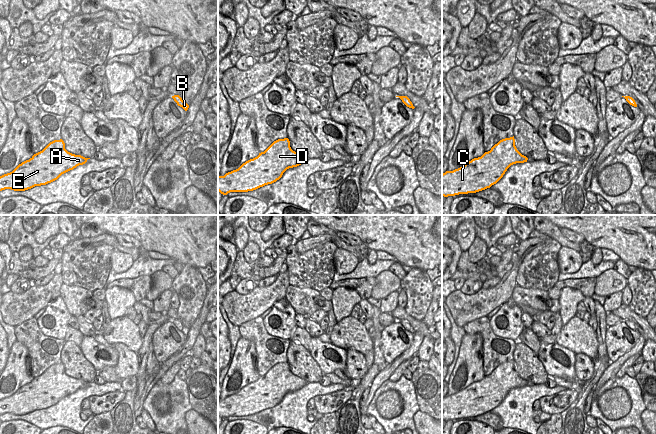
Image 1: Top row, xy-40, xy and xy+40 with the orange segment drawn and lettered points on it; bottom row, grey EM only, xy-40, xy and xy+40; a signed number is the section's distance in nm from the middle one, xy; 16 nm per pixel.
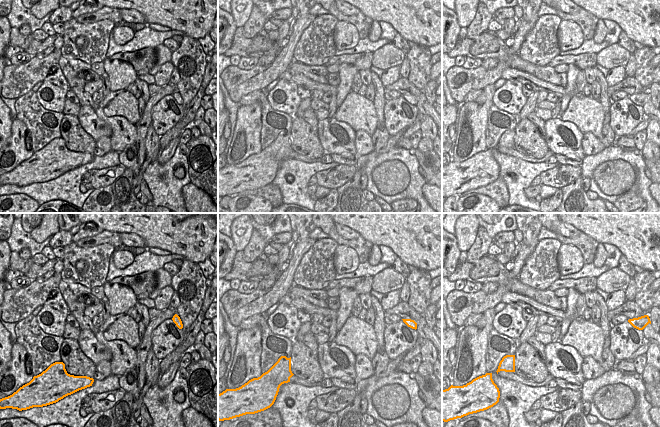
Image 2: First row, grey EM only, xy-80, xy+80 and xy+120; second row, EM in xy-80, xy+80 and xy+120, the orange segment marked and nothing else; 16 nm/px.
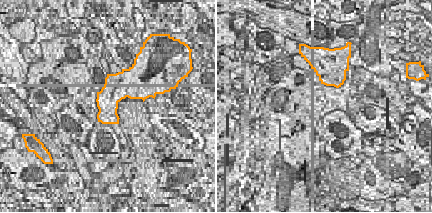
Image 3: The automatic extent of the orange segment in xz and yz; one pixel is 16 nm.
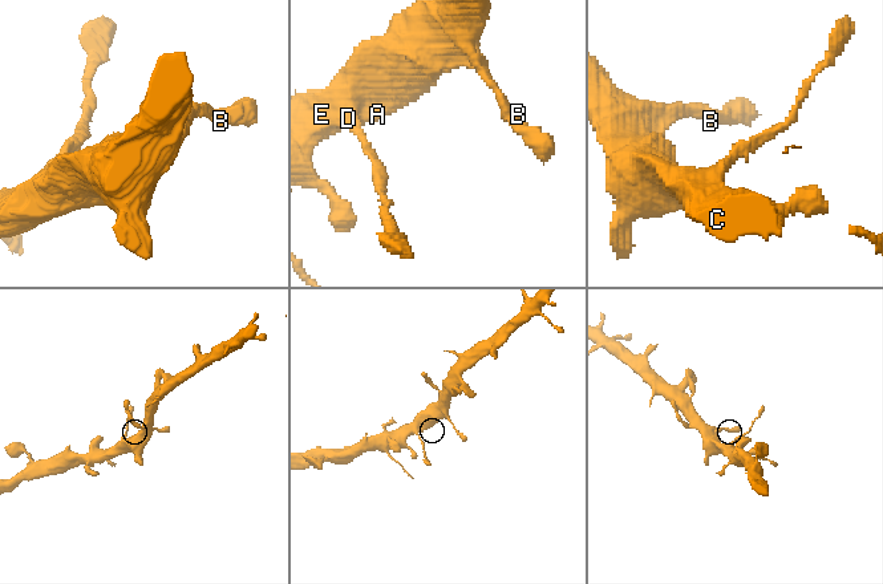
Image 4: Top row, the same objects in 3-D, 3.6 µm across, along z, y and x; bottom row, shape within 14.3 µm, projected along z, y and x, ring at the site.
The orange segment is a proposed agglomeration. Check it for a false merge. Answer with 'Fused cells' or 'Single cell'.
Single cell

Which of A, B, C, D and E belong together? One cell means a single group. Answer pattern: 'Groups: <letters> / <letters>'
Groups: A B C D E

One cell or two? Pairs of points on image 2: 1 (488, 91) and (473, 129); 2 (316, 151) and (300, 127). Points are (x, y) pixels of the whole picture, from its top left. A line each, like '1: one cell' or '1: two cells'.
1: one cell
2: one cell

